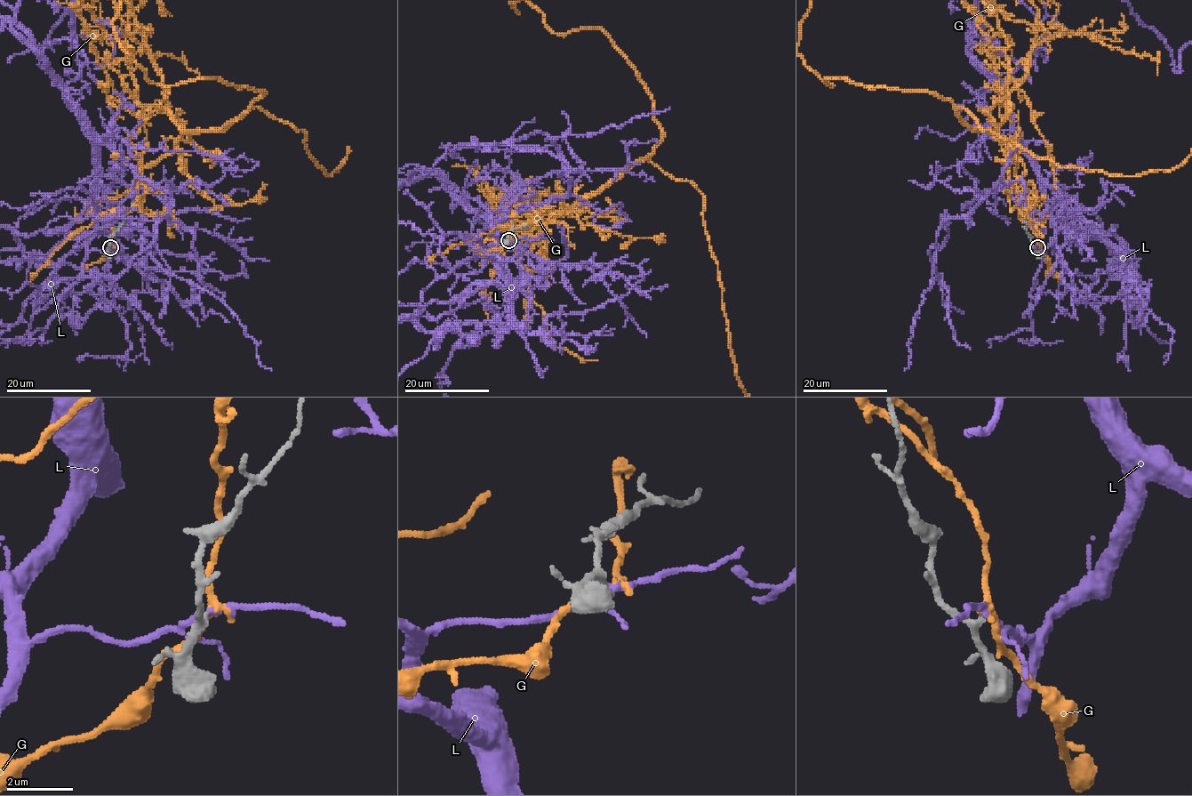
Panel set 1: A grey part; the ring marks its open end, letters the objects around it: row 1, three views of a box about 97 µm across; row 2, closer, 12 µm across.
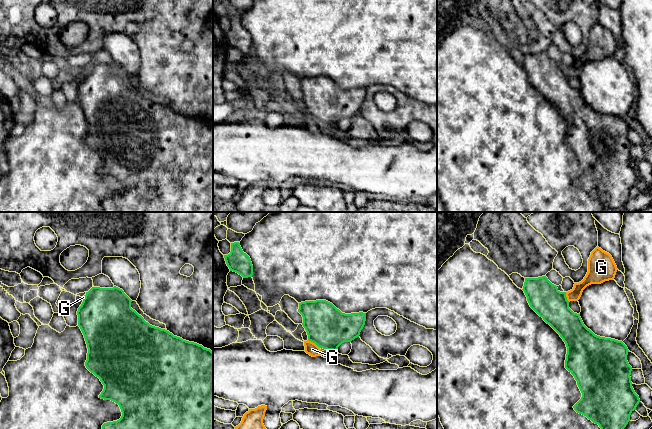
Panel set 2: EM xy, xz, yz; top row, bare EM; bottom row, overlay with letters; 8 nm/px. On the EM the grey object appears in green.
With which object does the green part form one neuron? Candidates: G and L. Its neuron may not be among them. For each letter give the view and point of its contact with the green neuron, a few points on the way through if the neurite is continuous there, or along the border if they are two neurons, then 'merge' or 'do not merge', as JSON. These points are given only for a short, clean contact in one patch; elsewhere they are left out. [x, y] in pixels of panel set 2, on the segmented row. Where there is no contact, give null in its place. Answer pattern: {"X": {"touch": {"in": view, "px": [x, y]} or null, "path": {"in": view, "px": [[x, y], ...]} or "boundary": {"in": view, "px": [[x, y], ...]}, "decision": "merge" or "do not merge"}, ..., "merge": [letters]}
{"G": {"touch": {"in": "xz", "px": [314, 342]}, "boundary": {"in": "xz", "px": [[308, 339], [320, 347]]}, "decision": "do not merge"}, "L": {"touch": null, "decision": "do not merge"}, "merge": []}

